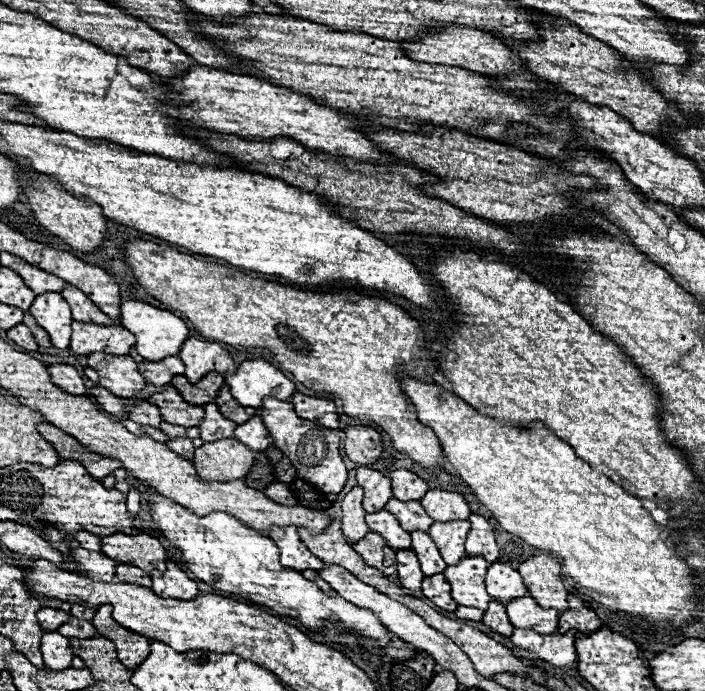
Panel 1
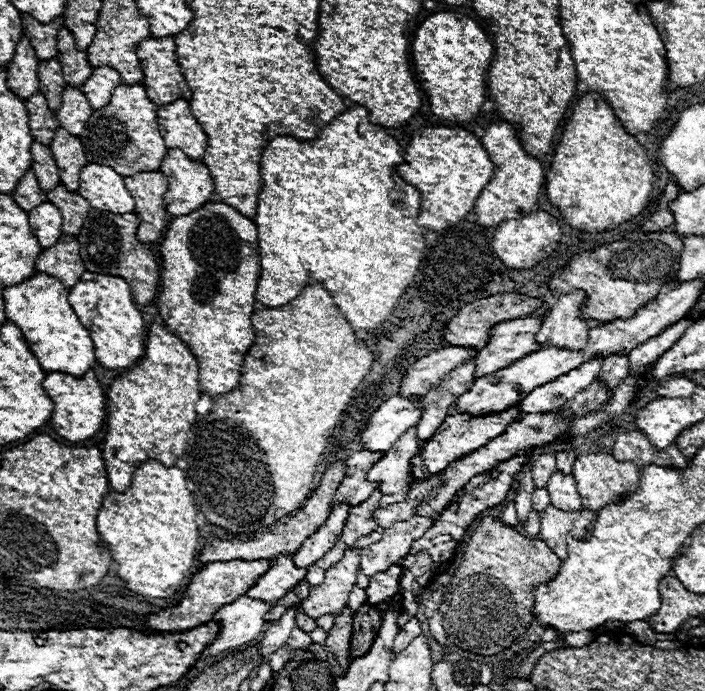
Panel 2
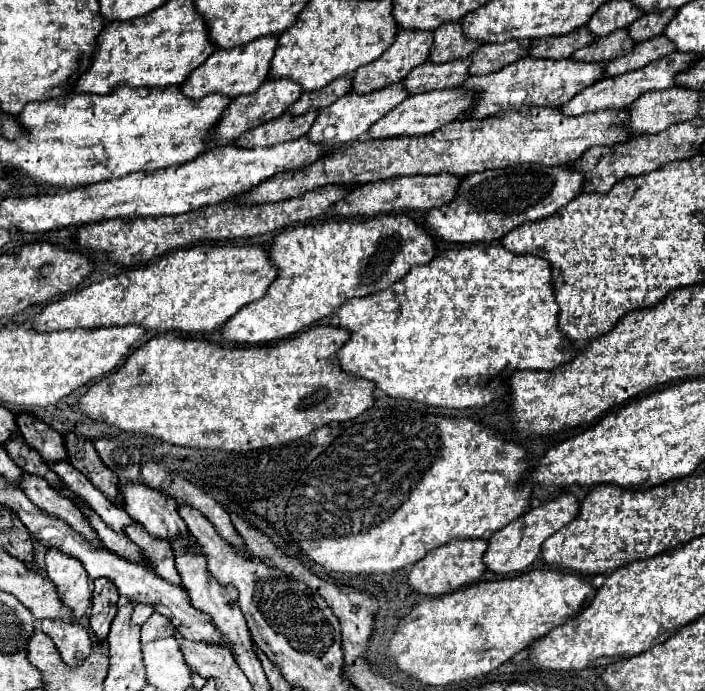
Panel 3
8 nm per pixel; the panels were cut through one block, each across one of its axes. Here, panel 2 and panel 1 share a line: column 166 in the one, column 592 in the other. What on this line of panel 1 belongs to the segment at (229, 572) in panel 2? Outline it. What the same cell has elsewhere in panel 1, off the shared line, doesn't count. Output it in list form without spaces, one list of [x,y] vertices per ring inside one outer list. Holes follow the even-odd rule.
[[[568,596],[570,608],[560,614],[558,620],[558,632],[564,634],[568,630],[578,630],[578,632],[596,632],[602,626],[602,620],[596,616],[592,608],[588,608],[580,598]]]

